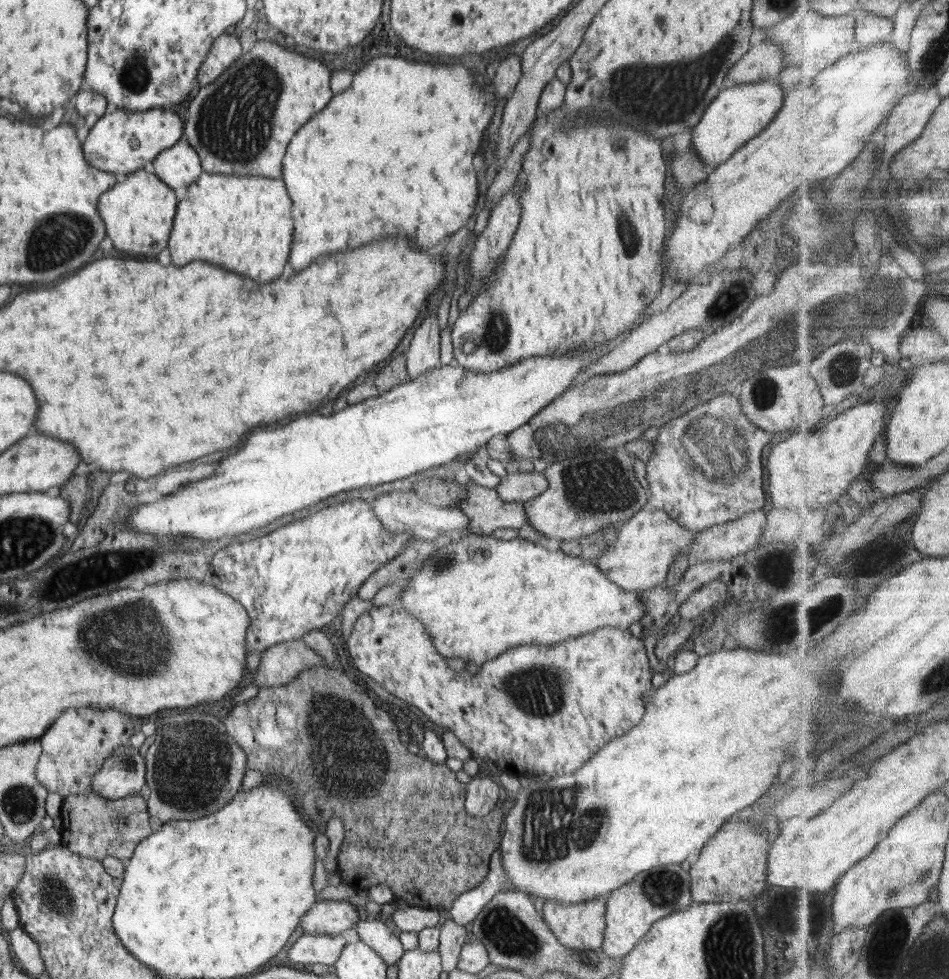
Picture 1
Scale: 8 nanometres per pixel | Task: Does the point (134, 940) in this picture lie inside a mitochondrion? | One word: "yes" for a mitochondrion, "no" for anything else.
no

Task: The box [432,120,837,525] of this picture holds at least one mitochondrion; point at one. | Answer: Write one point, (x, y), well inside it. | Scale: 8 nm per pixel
(602, 426)

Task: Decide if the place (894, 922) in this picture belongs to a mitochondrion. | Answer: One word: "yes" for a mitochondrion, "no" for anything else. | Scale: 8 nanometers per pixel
yes

